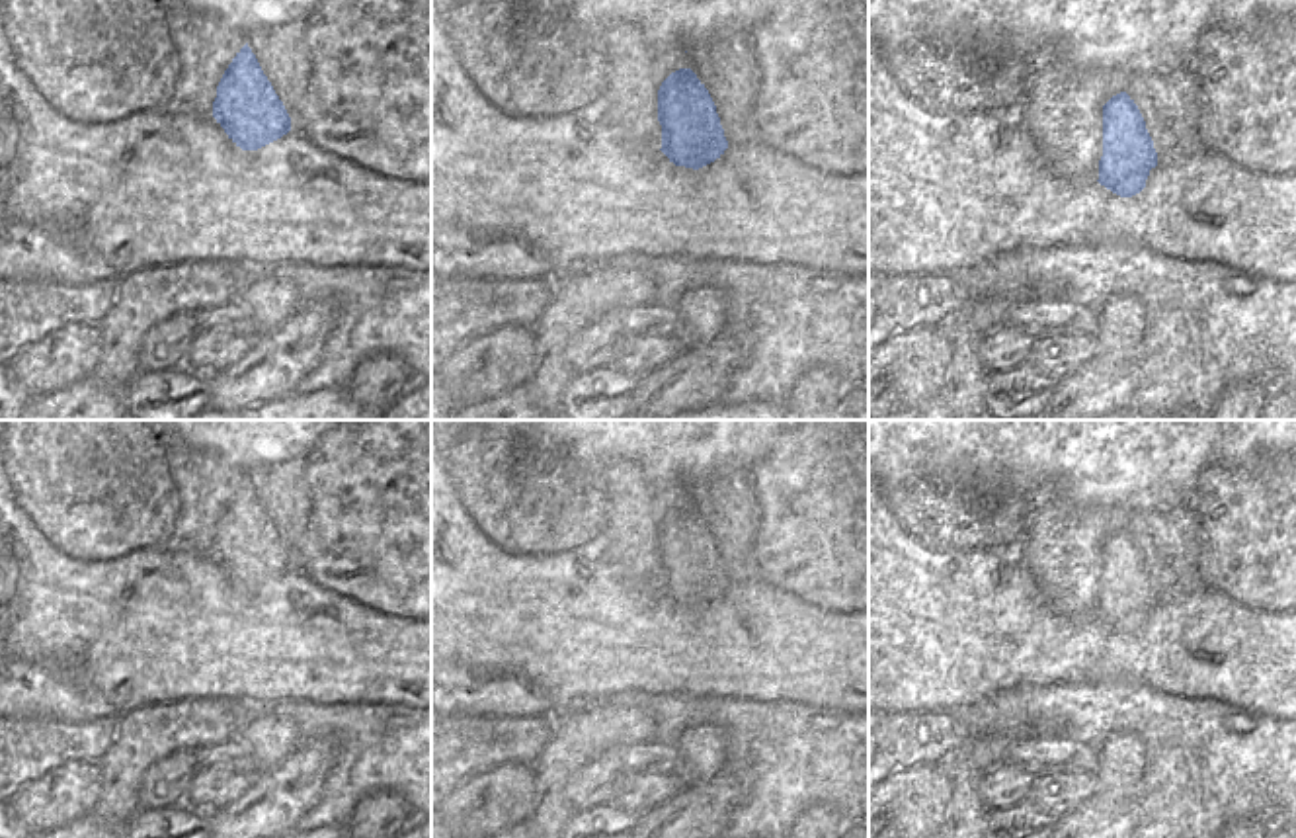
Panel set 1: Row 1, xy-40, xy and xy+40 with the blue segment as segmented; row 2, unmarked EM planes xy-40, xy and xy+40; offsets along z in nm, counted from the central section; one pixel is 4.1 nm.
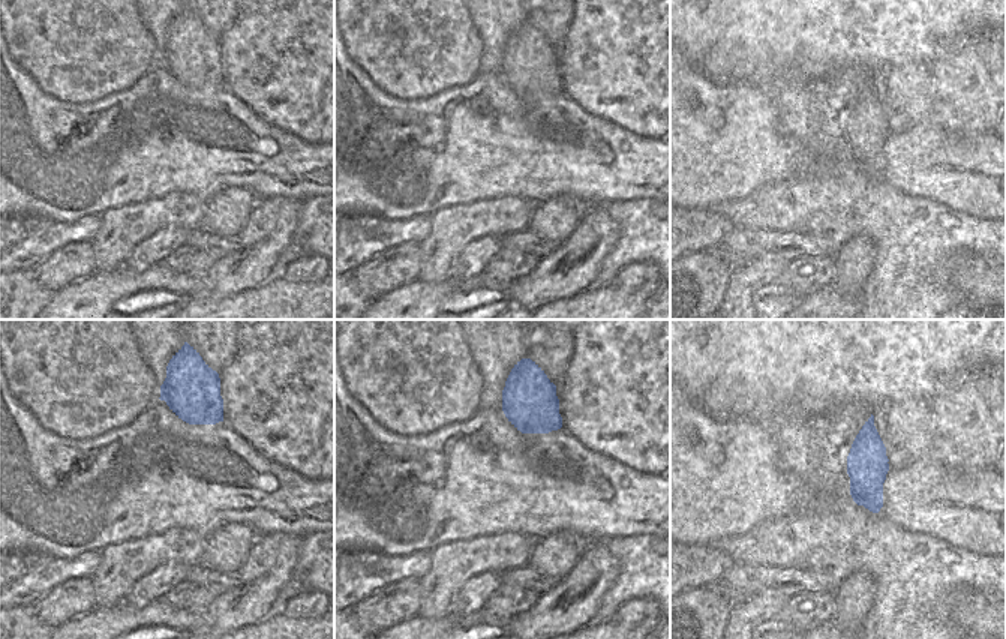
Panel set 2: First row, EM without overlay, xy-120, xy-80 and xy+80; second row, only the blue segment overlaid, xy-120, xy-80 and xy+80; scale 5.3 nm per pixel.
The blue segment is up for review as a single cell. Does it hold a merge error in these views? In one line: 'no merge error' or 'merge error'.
no merge error

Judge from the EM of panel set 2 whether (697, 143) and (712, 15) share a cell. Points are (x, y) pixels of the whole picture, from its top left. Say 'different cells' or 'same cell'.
different cells

